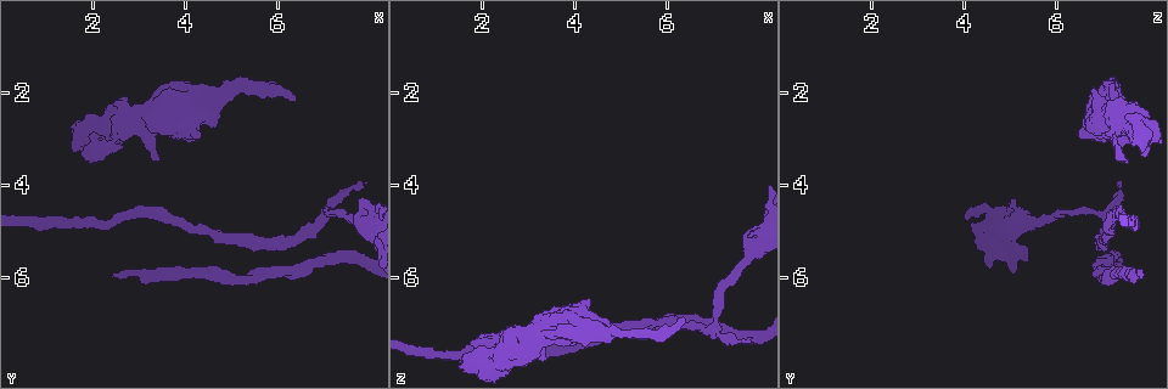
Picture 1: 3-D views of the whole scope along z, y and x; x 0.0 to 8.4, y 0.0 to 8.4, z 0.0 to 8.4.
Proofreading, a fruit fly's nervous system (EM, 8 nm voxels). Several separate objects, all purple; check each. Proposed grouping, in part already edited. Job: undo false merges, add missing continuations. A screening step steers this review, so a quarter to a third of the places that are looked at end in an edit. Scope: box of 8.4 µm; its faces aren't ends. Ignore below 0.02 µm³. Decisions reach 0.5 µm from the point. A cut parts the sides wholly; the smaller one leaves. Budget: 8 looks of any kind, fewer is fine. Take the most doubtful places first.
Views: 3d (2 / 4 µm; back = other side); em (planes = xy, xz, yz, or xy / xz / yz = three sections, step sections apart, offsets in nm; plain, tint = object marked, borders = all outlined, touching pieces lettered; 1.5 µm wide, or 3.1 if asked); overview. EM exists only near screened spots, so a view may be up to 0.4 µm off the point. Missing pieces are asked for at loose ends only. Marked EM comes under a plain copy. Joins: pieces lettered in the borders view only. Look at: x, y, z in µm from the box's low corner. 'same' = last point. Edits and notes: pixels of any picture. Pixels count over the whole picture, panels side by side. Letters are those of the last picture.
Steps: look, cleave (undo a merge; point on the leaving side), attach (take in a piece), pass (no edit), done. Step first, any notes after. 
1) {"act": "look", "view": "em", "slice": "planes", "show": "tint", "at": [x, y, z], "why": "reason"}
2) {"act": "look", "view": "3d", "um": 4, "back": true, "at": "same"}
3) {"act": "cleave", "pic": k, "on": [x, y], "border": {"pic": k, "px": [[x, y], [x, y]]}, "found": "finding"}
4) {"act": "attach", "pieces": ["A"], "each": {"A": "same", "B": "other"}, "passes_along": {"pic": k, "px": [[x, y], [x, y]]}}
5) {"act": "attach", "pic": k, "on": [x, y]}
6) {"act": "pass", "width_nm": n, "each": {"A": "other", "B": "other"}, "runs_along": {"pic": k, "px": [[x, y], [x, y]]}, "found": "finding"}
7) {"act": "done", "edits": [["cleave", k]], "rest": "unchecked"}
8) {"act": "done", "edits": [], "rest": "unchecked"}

{"act": "look", "view": "3d", "um": 4, "at": [6.35, 2.05, 6.90], "why": "free end"}

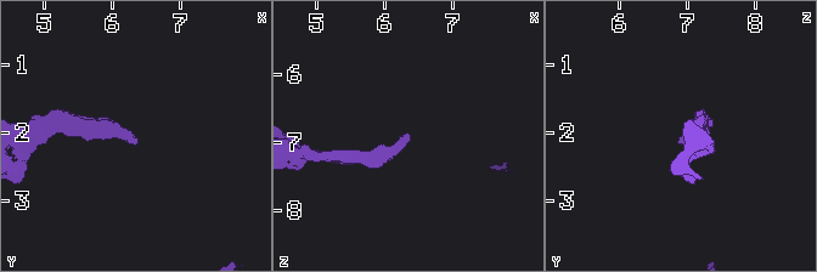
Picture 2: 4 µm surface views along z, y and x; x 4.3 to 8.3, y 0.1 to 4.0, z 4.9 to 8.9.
{"act": "look", "view": "em", "slice": "yz", "step": 4, "show": "tint", "at": [6.35, 2.10, 6.90], "why": "shape alone is not enough"}

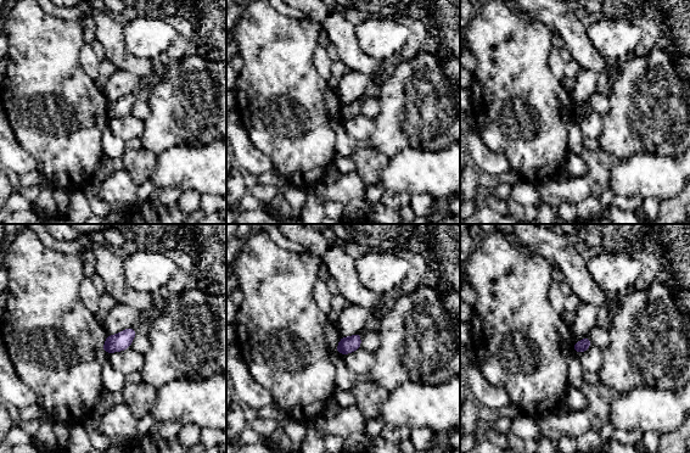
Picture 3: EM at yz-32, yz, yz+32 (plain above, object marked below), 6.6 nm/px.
{"act": "look", "view": "em", "slice": "planes", "show": "borders", "at": "same", "why": "cut it another way"}

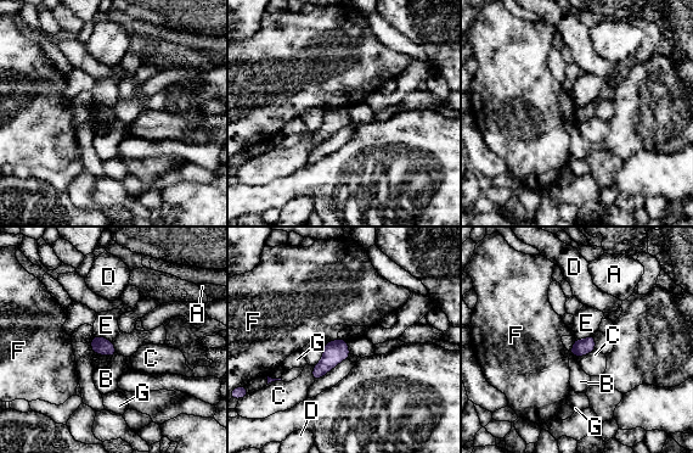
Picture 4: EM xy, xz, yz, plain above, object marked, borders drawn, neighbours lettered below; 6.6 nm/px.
{"act": "pass", "each": {"A": "other", "B": "other", "C": "other", "D": "other", "E": "other", "F": "other", "G": "other"}, "border": {"pic": 4, "px": [[94, 334], [112, 341]]}, "found": "no lettered piece goes on from it"}

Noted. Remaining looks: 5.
{"act": "look", "view": "3d", "um": 2, "back": true, "at": [3.65, 1.80, 7.00], "why": "free end"}

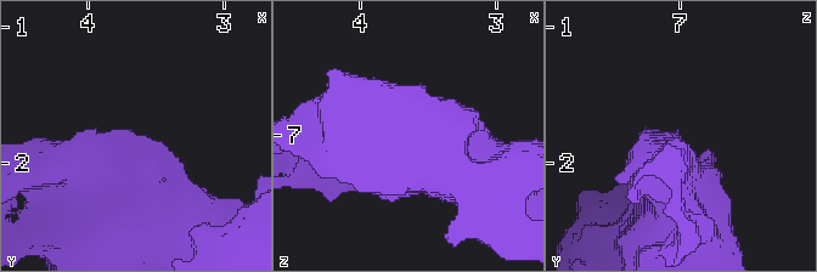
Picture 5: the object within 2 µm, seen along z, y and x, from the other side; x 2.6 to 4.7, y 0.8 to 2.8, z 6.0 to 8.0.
{"act": "look", "view": "em", "slice": "planes", "show": "tint", "at": [3.62, 1.78, 7.04]}

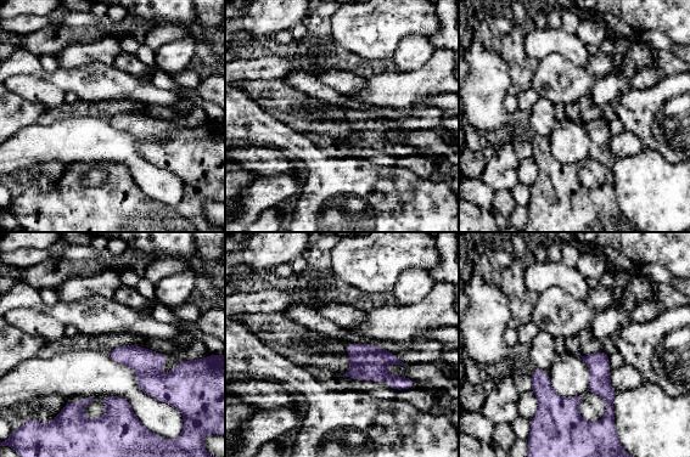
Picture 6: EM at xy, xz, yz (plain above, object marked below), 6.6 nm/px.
{"act": "look", "view": "em", "slice": "planes", "show": "borders", "at": "same"}

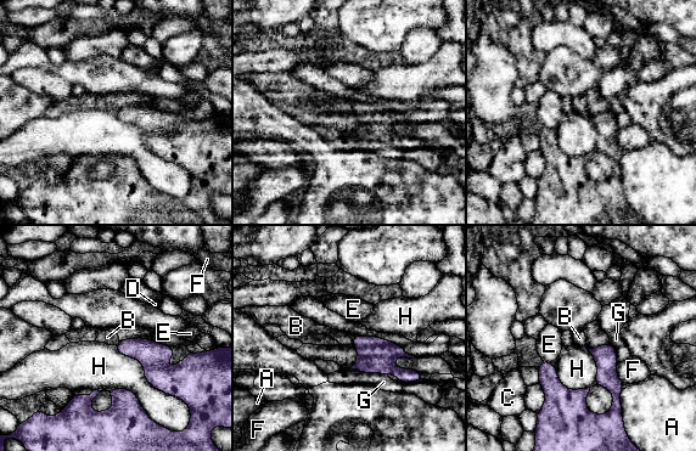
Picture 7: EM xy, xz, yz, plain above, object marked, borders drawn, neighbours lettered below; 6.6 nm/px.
{"act": "pass", "longest_contact_nm": ["H", 550], "each": {"A": "other", "B": "other", "C": "other", "D": "other", "E": "other", "F": "other", "G": "other", "H": "other"}, "runs_along": {"pic": 7, "px": [[607, 347], [607, 377], [618, 405]]}, "found": "no lettered piece goes on from it"}

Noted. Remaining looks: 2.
{"act": "look", "view": "em", "slice": "xy", "step": 4, "show": "tint", "at": [7.90, 3.95, 7.40], "why": "free end"}

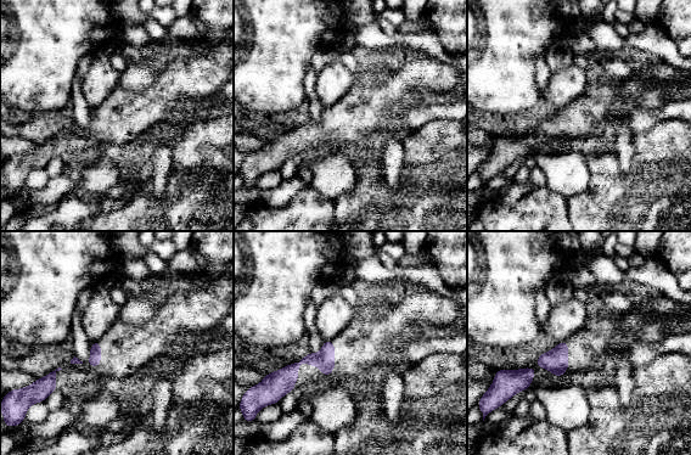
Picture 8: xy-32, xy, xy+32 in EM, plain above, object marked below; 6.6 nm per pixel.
{"act": "look", "view": "em", "slice": "planes", "show": "borders", "at": "same", "why": "cut it another way"}

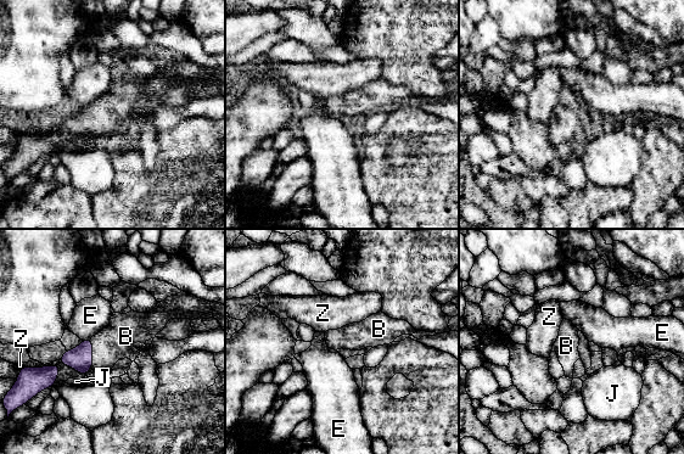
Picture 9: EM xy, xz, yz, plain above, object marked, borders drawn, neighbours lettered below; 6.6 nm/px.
{"act": "attach", "pieces": ["B"], "width_nm": 100, "each": {"B": "same", "E": "other", "J": "other", "Z": "other"}, "passes_along": {"pic": 9, "px": [[80, 358], [91, 353], [124, 336]]}, "found": "the cell continues"}

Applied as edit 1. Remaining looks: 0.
{"act": "done", "edits": [["attach", 9]], "rest": "unchecked"}

